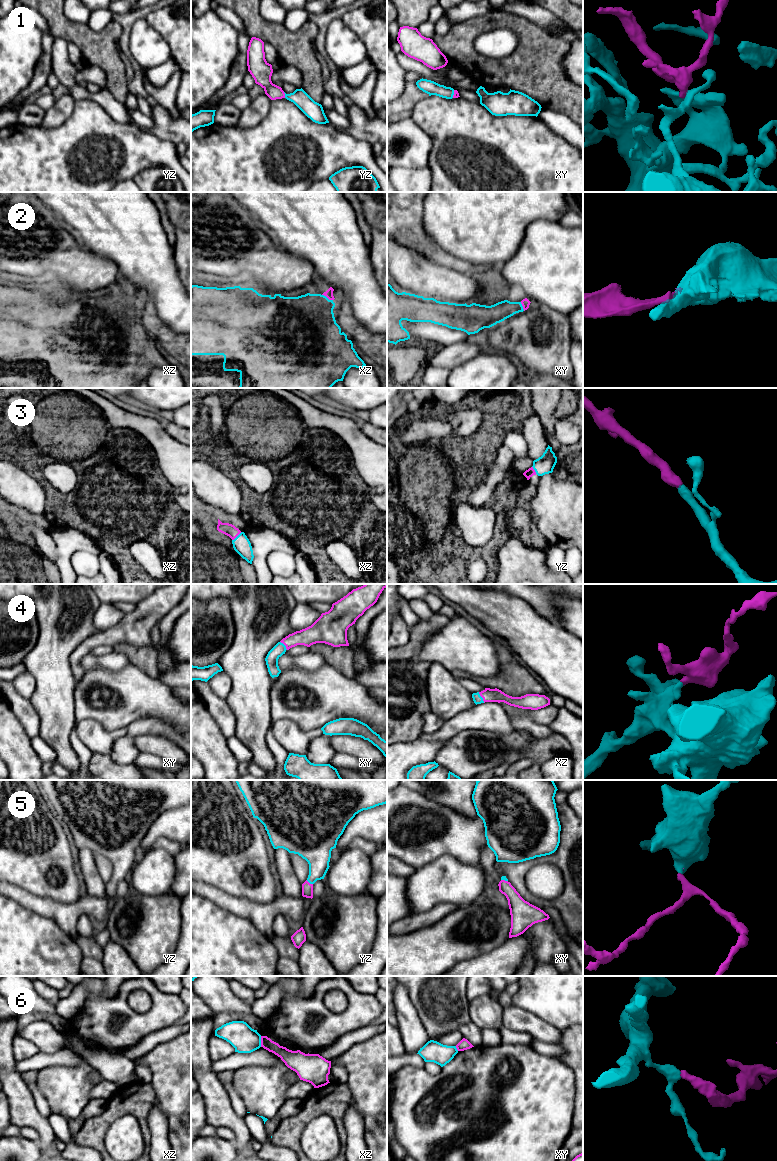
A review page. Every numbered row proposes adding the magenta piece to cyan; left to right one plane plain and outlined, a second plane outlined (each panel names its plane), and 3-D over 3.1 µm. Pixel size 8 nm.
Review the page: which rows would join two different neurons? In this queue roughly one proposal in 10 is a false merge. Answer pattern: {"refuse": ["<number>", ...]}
{"refuse": ["6"]}

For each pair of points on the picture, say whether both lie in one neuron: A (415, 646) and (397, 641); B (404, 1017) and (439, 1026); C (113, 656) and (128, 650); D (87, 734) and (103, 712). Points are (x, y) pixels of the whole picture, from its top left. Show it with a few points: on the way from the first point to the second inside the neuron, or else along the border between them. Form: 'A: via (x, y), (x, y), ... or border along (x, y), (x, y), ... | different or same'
A: border along (409, 628), (409, 640), (397, 647) | different
B: border along (411, 999), (418, 1017), (431, 1039) | different
C: border along (113, 649), (123, 653), (130, 663) | different
D: border along (76, 721), (91, 719), (108, 730), (118, 729) | different

